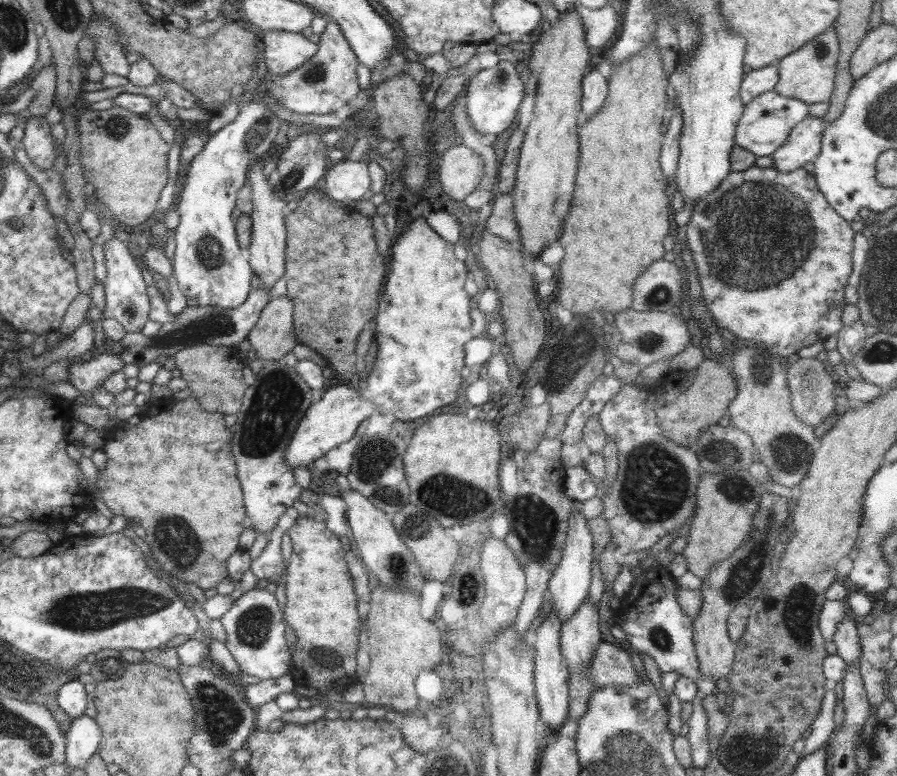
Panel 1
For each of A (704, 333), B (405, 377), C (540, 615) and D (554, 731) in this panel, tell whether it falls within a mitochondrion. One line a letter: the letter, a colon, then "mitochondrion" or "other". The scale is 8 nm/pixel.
A: other
B: other
C: other
D: other

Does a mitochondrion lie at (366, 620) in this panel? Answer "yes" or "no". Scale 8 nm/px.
no

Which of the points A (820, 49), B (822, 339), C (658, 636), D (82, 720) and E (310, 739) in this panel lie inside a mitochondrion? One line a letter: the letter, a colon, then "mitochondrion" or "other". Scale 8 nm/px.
A: mitochondrion
B: other
C: mitochondrion
D: other
E: other

